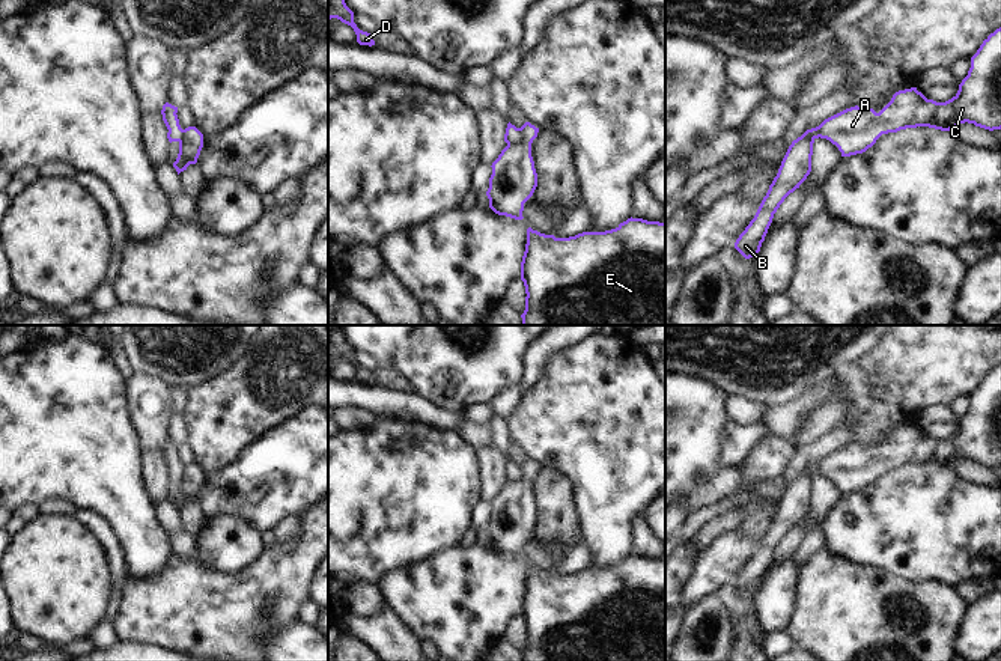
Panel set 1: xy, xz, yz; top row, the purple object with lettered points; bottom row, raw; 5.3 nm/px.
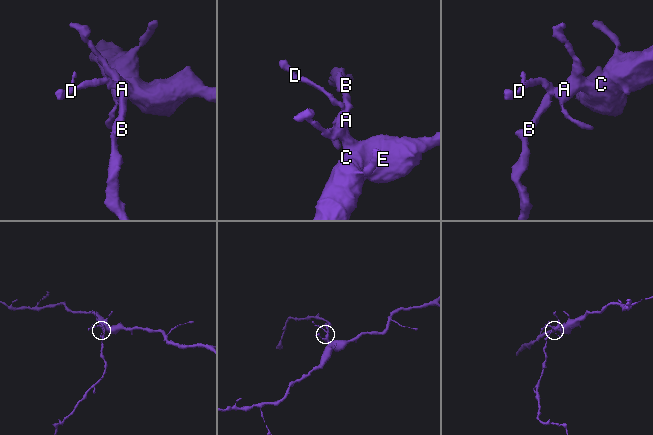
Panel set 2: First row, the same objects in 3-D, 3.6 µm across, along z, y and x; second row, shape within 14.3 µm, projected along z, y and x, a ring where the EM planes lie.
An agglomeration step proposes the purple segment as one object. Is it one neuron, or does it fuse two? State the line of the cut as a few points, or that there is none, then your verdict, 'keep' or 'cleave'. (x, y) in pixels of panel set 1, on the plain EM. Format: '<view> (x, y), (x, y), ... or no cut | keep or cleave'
xz (520, 466), (521, 476), (508, 482) | cleave

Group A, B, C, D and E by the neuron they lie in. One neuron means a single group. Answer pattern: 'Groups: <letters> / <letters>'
Groups: A B C E / D.

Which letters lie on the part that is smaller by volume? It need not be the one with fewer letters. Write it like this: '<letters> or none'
D

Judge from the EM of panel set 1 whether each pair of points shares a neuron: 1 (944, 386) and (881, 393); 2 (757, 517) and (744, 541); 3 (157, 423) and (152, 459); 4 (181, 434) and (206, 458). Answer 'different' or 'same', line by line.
1: same
2: same
3: same
4: different

